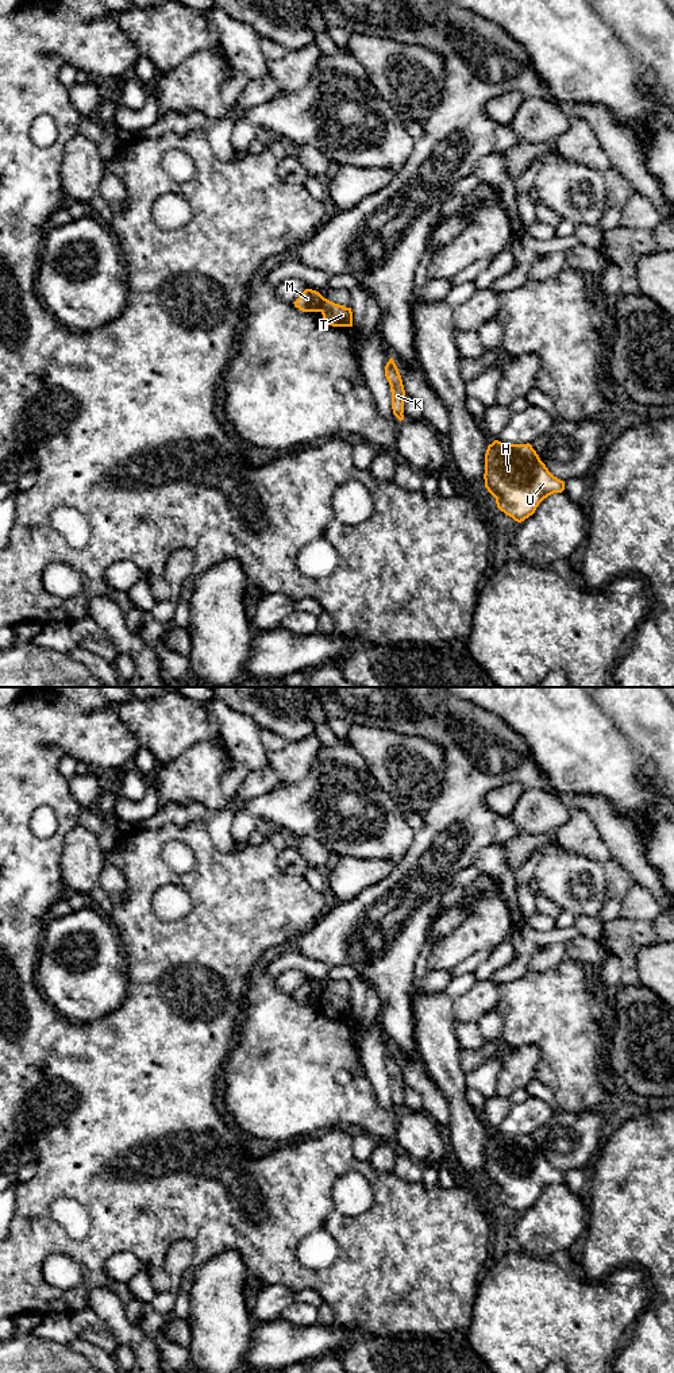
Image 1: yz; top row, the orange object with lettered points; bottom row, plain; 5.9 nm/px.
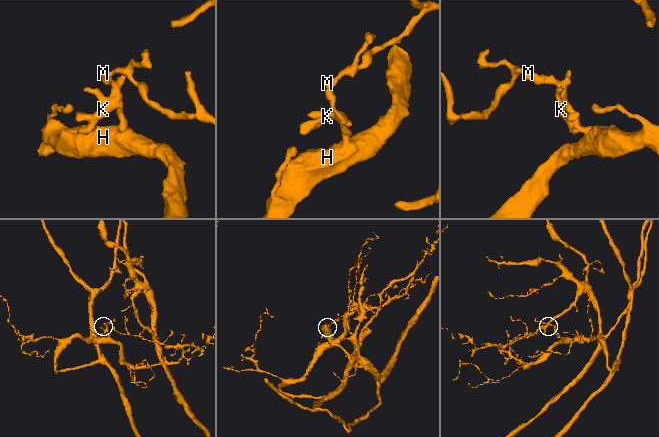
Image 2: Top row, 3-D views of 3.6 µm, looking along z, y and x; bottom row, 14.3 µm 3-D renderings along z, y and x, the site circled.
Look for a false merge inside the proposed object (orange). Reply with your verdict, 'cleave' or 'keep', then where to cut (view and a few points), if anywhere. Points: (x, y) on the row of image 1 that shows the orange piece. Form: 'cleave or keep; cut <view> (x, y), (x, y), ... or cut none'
cleave; cut yz (324, 299), (319, 311)

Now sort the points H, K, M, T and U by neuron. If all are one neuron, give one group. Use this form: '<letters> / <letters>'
H K T U / M

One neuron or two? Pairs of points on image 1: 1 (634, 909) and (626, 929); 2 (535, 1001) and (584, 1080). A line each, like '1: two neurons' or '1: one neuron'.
1: two neurons
2: one neuron

